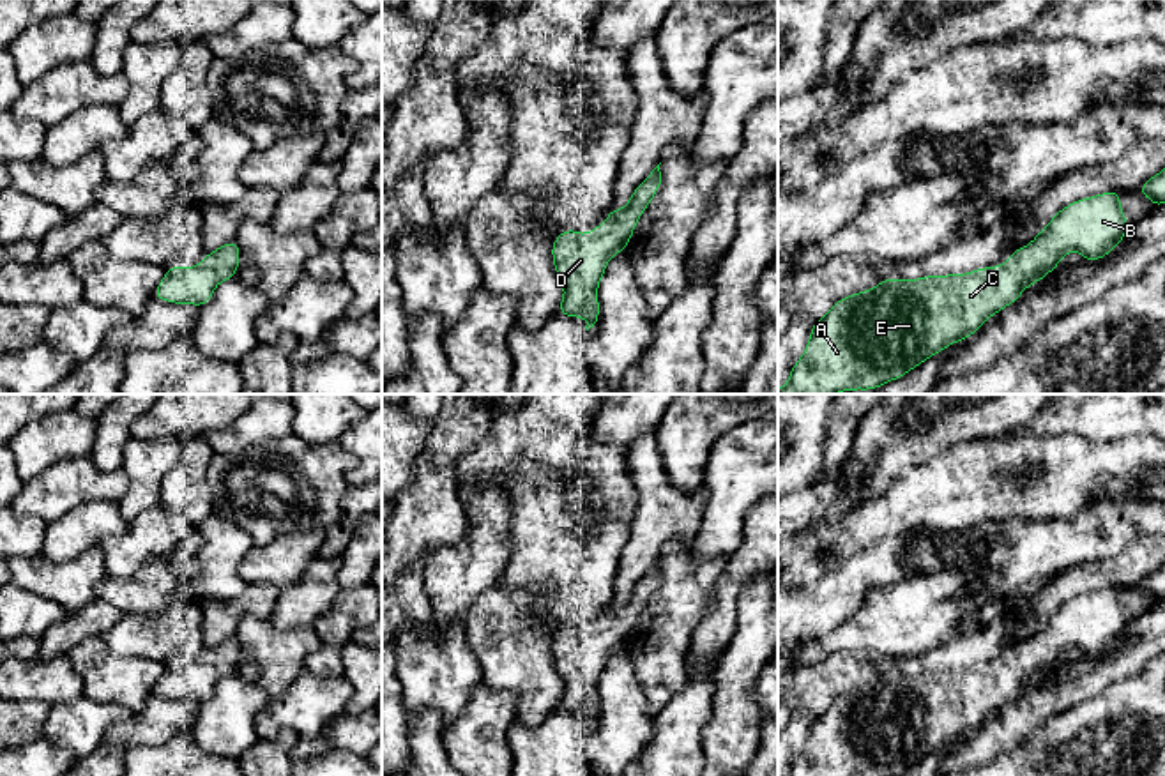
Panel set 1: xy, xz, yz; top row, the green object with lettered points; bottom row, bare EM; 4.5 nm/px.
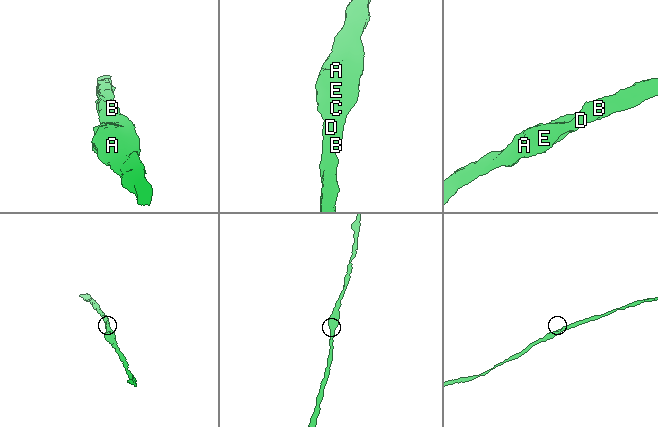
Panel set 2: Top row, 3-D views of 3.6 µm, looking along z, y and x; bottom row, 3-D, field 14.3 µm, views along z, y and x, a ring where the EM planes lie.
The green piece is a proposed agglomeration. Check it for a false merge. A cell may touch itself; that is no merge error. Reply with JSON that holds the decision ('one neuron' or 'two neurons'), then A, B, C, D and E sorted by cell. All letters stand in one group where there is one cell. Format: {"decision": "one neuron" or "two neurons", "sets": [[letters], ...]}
{"decision": "one neuron", "sets": [["A", "B", "C", "D", "E"]]}

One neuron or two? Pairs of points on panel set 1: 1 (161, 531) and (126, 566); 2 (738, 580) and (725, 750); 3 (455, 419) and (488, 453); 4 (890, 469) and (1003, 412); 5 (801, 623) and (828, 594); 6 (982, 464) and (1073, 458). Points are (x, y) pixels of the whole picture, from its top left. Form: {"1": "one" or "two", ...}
{"1": "one", "2": "two", "3": "two", "4": "one", "5": "one", "6": "one"}

